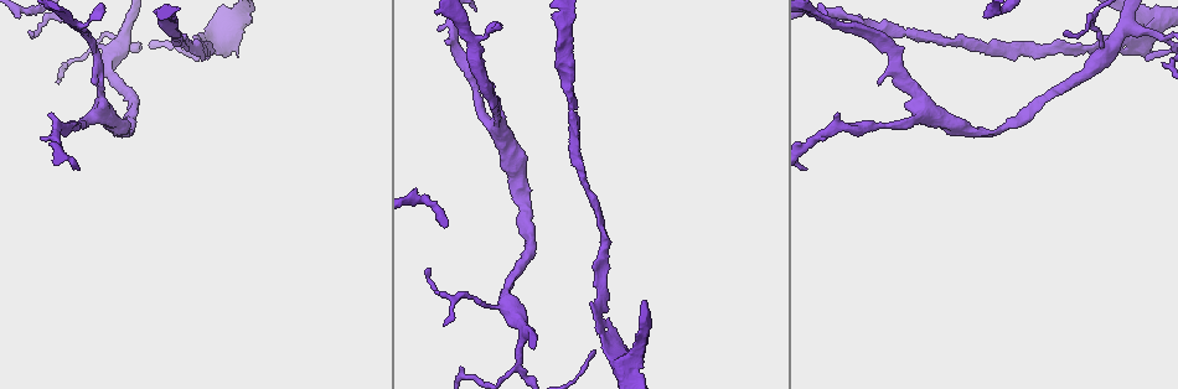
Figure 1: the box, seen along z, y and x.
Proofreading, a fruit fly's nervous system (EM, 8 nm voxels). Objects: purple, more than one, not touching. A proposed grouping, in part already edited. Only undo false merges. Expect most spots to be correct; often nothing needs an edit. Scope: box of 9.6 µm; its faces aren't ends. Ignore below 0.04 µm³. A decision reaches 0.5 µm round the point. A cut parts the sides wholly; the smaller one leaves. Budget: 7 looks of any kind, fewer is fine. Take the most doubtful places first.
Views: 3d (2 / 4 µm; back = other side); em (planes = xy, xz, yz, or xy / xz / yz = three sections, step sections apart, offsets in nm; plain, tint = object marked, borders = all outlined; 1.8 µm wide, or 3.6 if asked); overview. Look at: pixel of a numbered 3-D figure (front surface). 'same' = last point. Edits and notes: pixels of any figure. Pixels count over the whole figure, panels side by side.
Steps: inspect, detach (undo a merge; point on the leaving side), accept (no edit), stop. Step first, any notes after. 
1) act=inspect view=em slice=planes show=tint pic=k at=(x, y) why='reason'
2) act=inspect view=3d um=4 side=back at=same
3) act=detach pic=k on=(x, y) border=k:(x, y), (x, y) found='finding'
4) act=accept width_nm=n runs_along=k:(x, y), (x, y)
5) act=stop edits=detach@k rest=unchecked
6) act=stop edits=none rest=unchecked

act=inspect view=em um=3.6 slice=planes show=tint pic=1 at=(223, 30) why='two arms in line, one across'

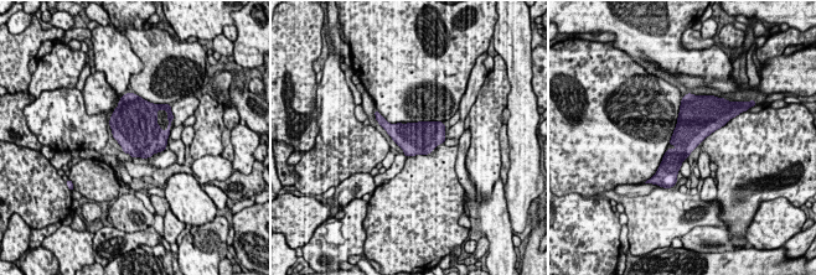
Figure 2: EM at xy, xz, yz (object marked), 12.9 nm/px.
act=accept found='one neuron here'

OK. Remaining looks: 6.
act=inspect view=em slice=planes show=tint pic=1 at=(102, 112) why='calibre changes'

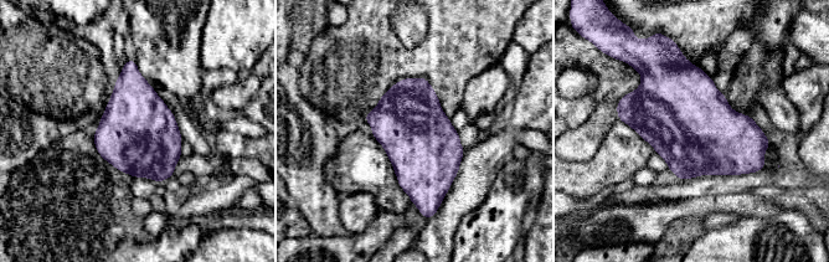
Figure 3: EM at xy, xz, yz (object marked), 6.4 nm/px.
act=accept width_nm=460 found='continuous, no second neuron'

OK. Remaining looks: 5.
act=inspect view=3d um=2 side=back pic=1 at=(1161, 39) why='sharp bend'

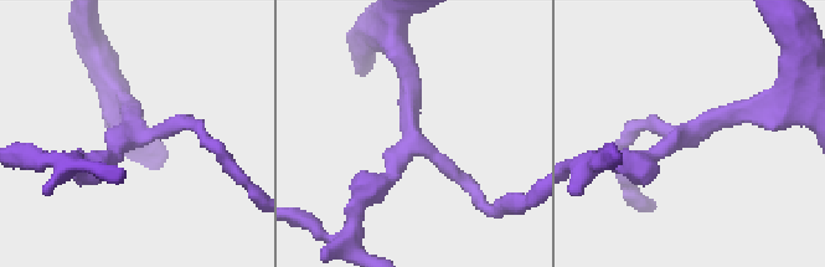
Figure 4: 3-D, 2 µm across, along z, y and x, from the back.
act=inspect view=em slice=xy step=16 show=tint pic=4 at=(136, 132)

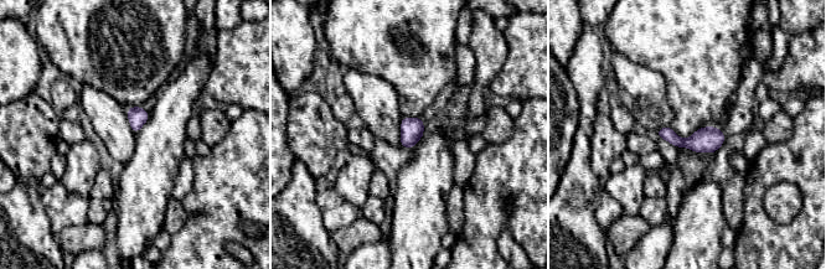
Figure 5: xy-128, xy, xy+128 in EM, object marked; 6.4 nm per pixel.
act=inspect view=em slice=planes show=tint at=same why='cut it another way'

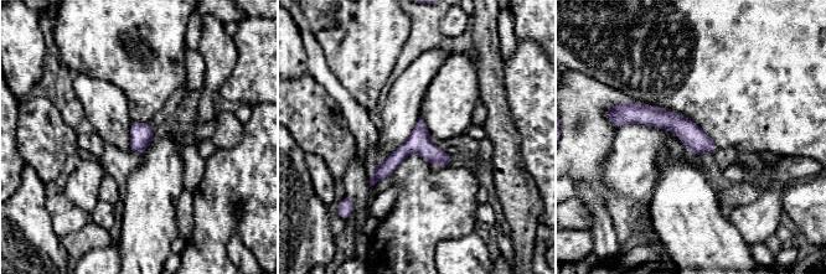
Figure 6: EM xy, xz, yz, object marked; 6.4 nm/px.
act=accept runs_along=6:(623, 119), (667, 119), (713, 148) found='one neuron here'

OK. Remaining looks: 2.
act=stop edits=none rest=unchecked

